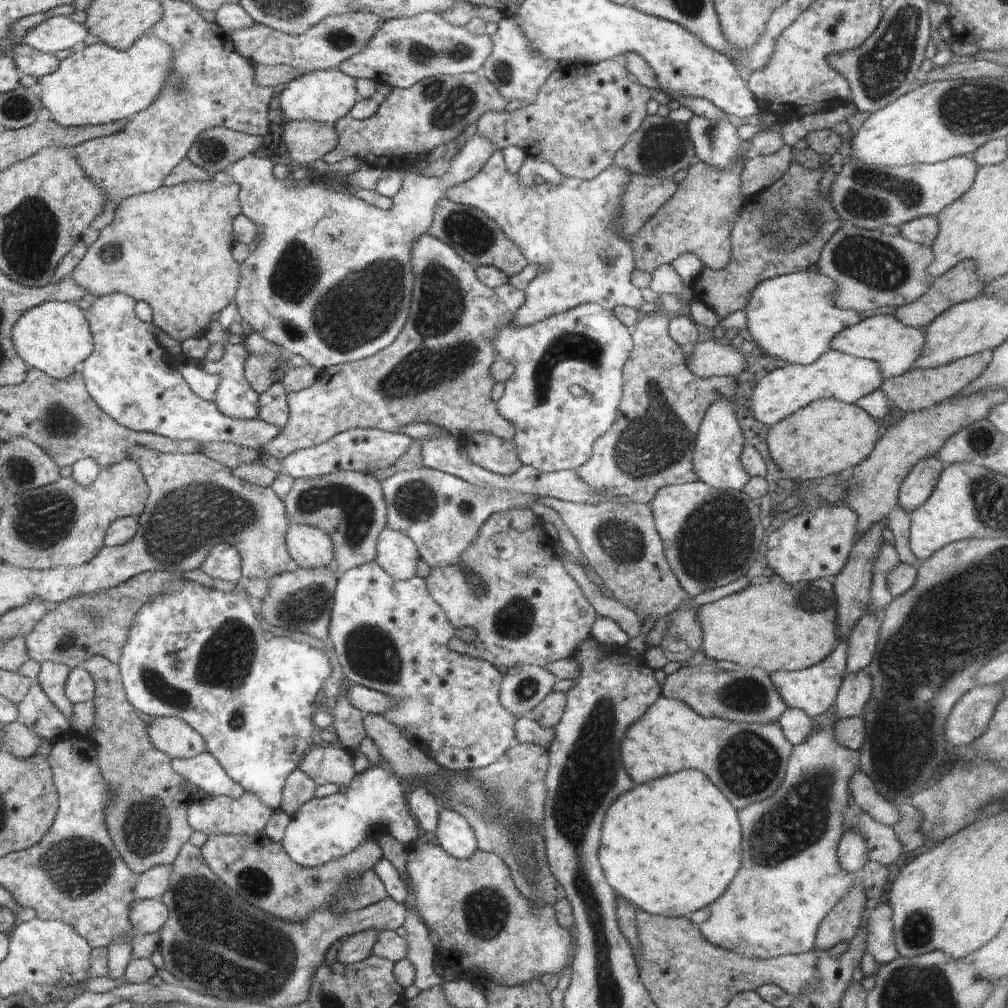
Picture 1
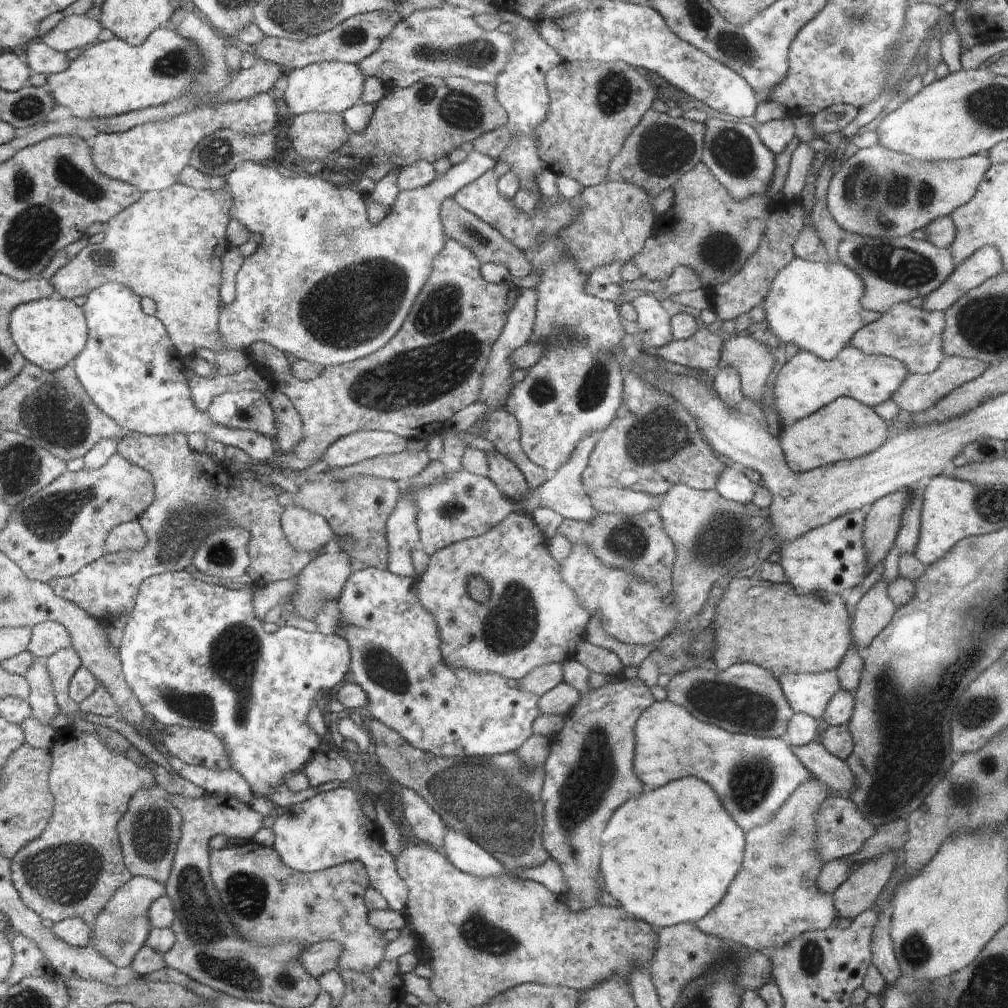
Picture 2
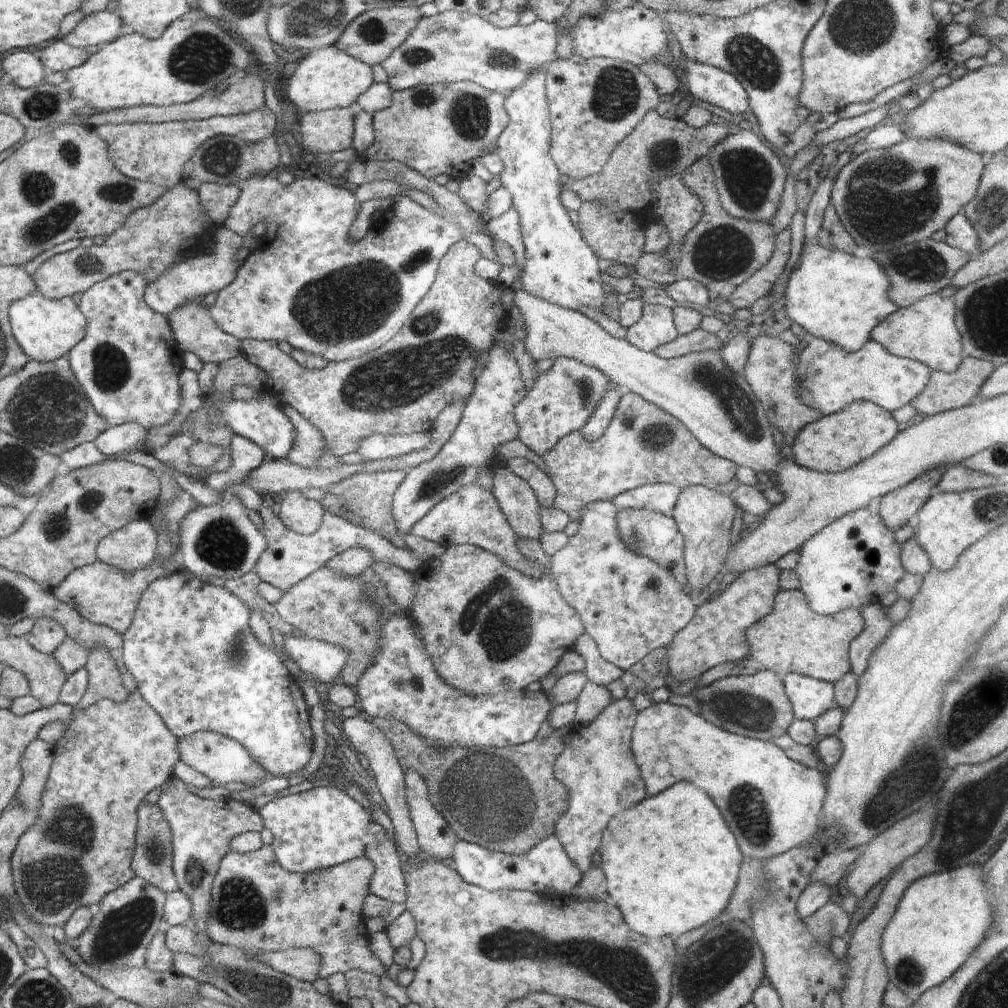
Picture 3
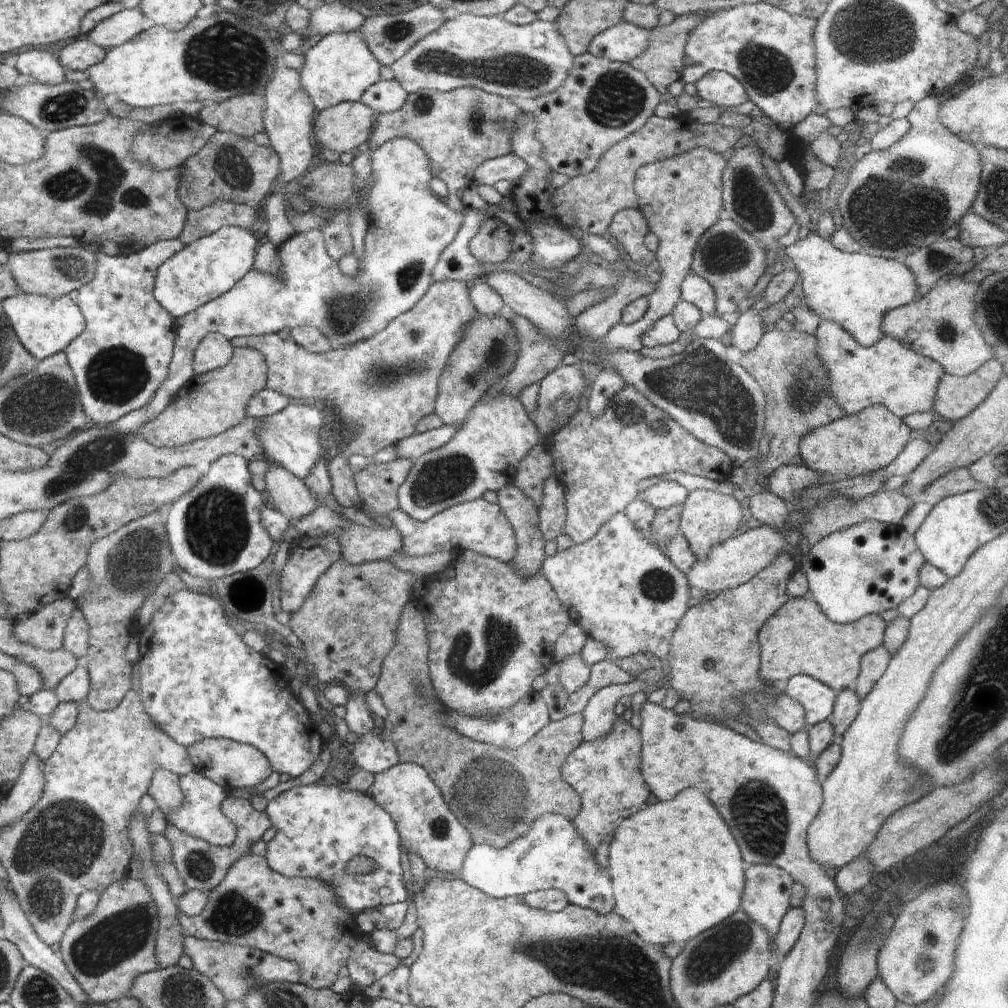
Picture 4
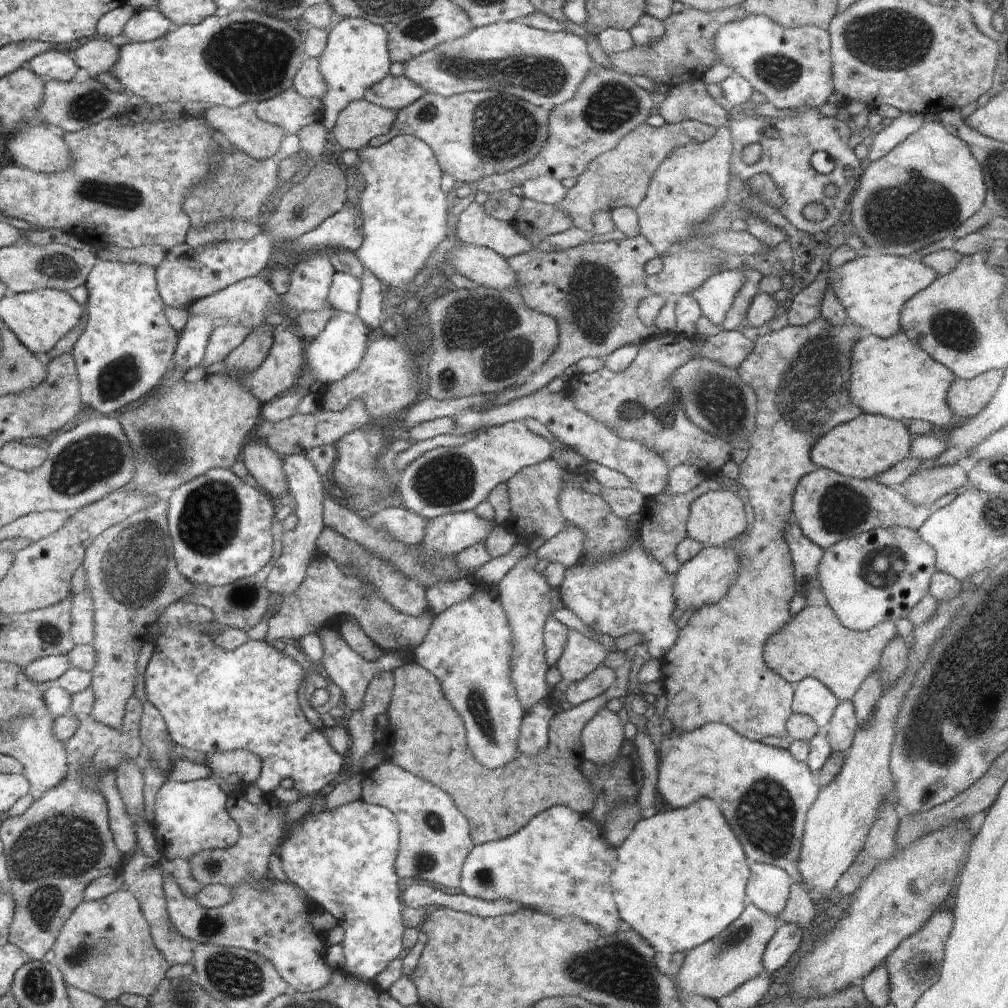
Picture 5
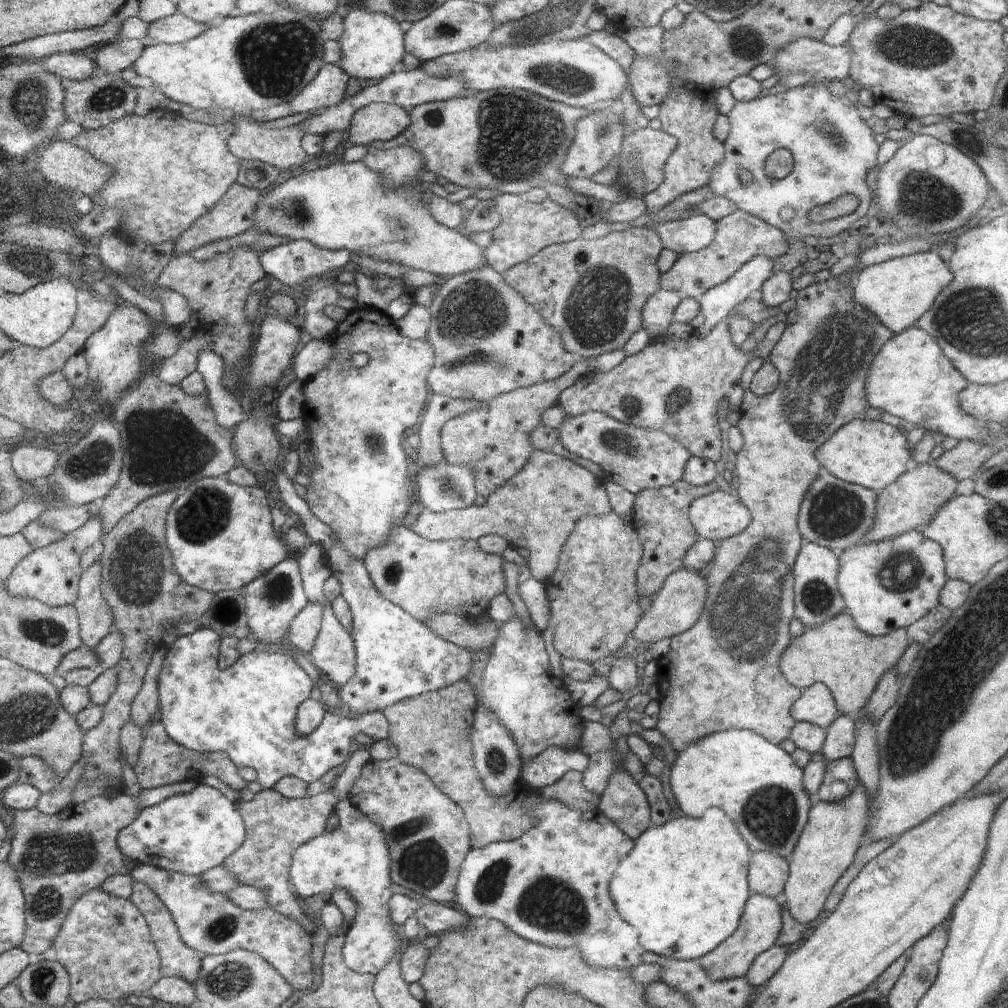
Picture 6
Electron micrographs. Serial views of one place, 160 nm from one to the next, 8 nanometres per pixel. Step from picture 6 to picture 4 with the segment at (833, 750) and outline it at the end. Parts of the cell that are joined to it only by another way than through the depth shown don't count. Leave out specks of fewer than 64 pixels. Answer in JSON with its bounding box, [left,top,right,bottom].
[827,688,861,741]

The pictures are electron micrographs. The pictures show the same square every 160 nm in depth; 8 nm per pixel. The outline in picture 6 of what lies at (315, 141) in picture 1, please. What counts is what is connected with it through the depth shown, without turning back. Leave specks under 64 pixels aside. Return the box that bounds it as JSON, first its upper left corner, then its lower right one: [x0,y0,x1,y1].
[347,103,412,147]

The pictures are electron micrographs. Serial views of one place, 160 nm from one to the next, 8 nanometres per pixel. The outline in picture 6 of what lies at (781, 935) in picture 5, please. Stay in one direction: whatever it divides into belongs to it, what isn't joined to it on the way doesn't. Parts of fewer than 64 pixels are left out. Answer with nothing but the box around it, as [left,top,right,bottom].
[746,945,794,986]

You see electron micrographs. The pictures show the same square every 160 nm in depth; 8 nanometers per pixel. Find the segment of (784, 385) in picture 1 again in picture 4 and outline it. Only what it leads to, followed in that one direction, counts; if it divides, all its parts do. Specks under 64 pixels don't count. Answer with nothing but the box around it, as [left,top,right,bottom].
[815,321,944,419]

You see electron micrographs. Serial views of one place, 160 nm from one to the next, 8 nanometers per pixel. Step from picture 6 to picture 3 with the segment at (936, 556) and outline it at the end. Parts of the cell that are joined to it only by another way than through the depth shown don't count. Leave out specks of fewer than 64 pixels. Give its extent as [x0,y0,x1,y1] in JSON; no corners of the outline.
[794,508,906,616]

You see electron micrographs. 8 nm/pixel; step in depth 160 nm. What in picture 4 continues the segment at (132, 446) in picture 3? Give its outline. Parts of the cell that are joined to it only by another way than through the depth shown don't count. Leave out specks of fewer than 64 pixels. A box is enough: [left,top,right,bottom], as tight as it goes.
[113,137,464,438]

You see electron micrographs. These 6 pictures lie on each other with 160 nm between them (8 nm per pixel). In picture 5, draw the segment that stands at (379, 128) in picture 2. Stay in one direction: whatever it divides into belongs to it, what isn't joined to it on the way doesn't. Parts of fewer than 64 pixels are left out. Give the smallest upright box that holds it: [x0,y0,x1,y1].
[386,91,549,184]

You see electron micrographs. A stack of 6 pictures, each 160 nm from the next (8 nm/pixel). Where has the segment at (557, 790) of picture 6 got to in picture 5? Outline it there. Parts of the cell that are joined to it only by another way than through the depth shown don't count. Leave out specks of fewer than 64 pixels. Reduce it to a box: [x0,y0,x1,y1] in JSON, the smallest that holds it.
[380,662,608,844]

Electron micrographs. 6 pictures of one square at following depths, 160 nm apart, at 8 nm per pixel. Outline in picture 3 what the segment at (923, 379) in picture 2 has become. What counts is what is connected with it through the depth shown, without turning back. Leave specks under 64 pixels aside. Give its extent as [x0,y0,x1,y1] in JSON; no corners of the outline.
[909,355,996,416]

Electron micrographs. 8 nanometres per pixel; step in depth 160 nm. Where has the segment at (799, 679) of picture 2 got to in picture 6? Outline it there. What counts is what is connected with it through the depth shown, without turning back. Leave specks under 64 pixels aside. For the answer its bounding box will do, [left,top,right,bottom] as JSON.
[791,683,839,729]

